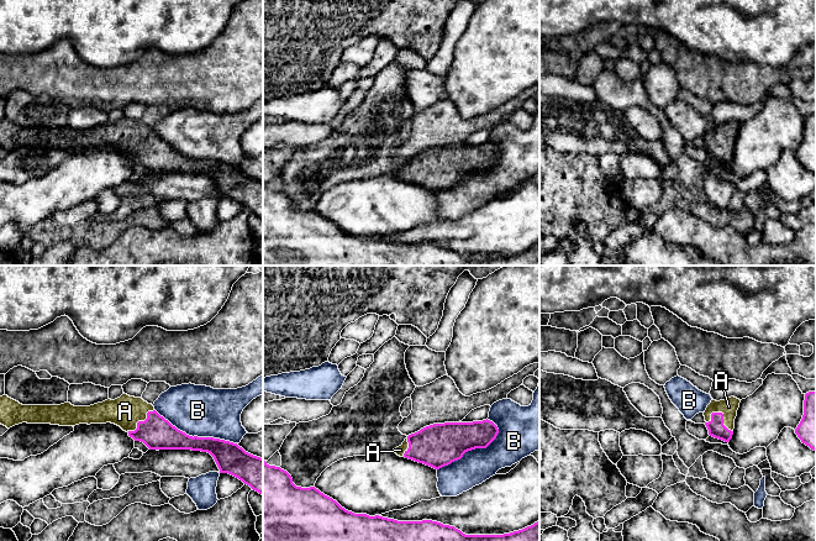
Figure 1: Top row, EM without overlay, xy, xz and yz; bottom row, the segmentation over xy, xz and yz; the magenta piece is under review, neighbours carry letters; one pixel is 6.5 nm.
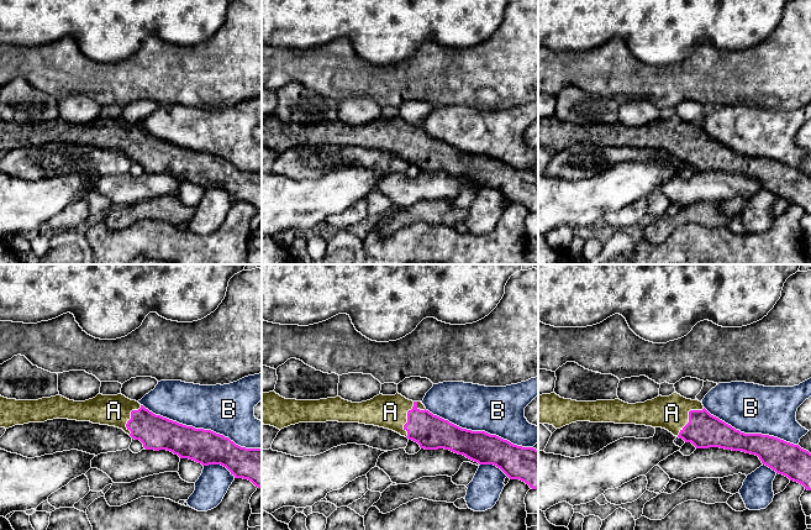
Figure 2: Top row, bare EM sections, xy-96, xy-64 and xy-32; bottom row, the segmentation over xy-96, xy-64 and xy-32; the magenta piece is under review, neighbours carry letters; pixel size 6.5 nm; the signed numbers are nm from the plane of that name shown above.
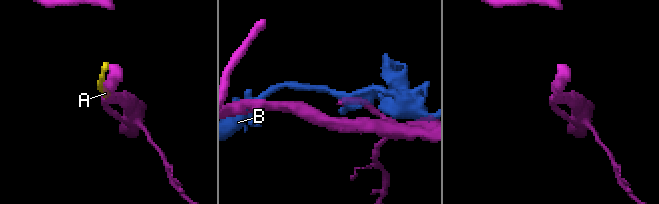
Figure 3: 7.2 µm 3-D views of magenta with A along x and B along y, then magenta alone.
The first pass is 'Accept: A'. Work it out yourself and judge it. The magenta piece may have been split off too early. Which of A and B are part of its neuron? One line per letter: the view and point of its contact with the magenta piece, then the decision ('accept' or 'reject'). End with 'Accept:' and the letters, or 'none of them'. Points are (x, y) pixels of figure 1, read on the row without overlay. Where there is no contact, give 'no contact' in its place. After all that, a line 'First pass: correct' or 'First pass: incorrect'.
A: meets magenta in yz at (722, 141); accept
B: meets magenta in xy at (195, 159); reject
Accept: A
First pass: correct

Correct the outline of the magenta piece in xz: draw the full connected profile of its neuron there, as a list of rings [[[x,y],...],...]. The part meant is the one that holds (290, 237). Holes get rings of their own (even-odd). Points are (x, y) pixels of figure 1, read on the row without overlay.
[[[263,184],[263,266],[539,266],[539,245],[504,258],[465,258],[432,243],[398,245],[354,237],[315,210],[296,210],[286,194]]]

